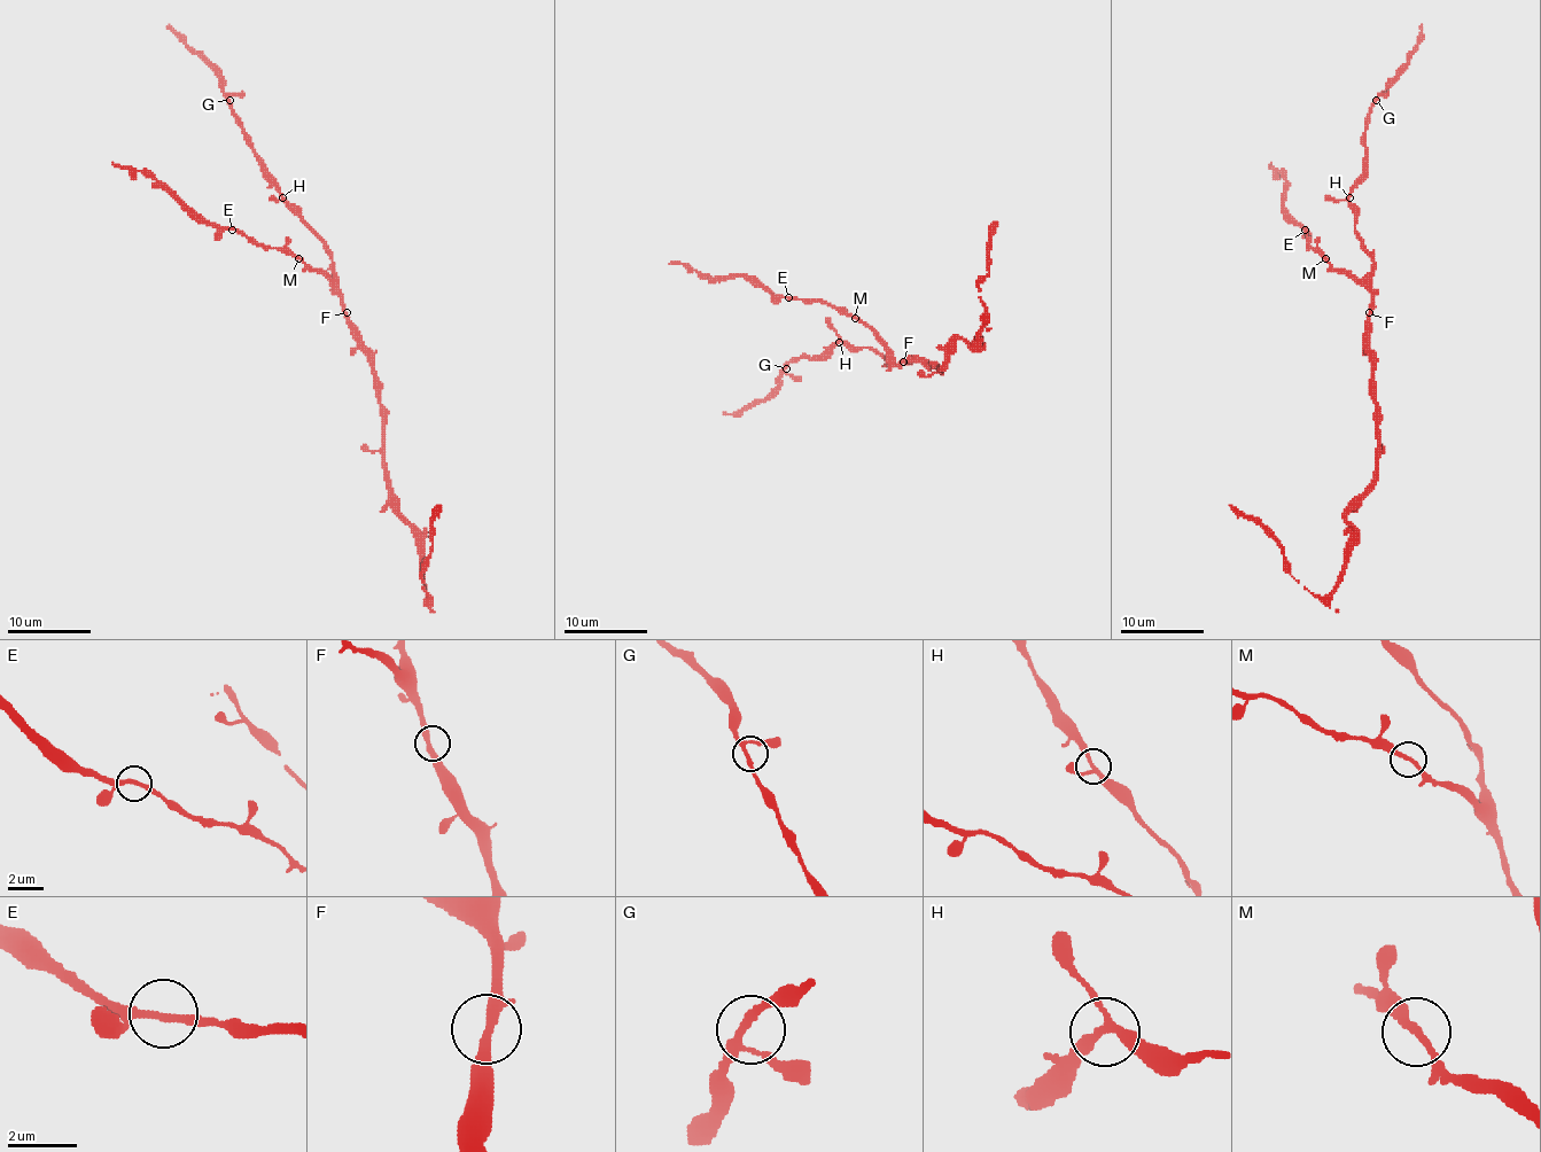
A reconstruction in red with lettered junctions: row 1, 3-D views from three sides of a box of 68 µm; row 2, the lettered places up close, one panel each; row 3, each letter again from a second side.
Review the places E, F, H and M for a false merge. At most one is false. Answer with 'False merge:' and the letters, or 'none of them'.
False merge: none of them

